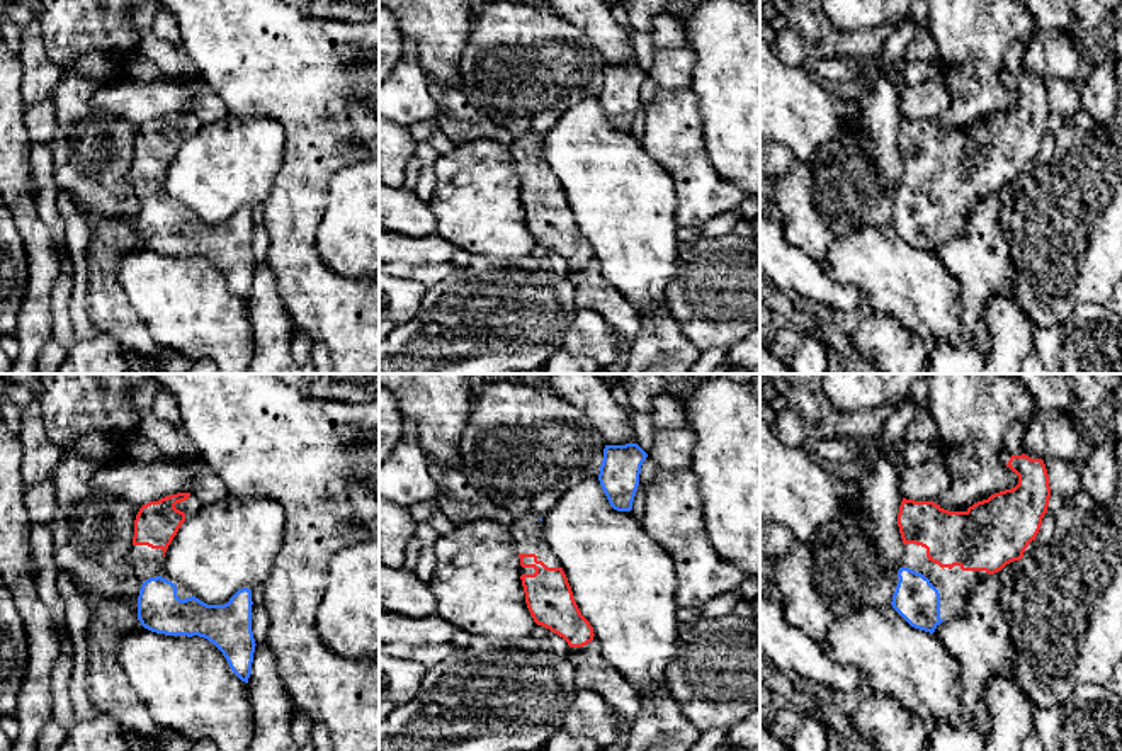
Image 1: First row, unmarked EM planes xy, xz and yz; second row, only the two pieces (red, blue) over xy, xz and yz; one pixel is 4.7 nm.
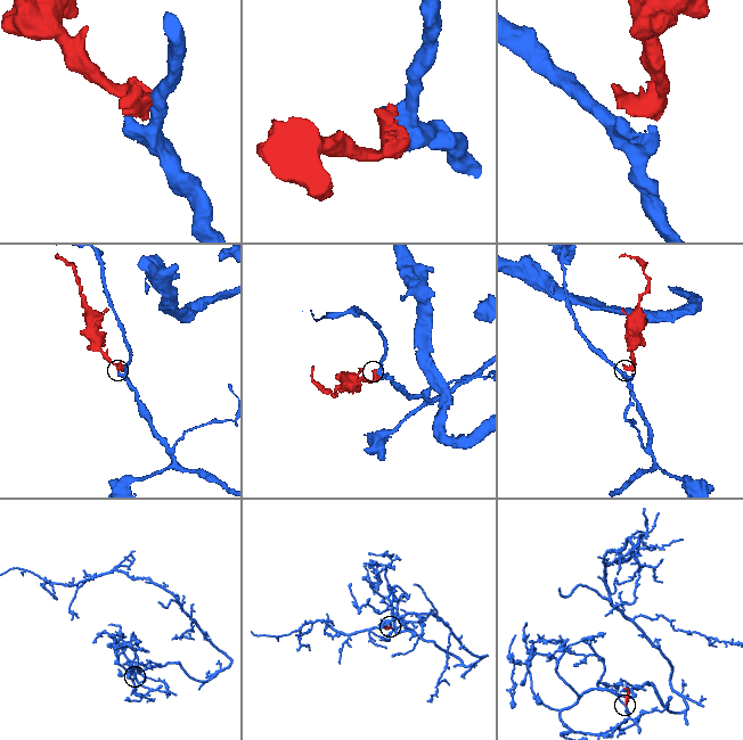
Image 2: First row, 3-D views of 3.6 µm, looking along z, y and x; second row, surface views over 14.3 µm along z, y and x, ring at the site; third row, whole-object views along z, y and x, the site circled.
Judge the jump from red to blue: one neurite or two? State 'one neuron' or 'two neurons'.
one neuron

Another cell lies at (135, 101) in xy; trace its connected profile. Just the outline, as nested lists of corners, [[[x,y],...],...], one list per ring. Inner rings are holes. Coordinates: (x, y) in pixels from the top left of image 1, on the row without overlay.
[[[187,75],[162,76],[158,80],[119,78],[104,85],[92,104],[134,126],[158,121],[177,112],[190,112],[192,99],[185,87]]]

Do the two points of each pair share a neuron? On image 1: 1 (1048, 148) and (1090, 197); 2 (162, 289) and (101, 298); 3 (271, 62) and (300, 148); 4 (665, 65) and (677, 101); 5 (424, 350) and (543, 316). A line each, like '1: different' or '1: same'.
1: different
2: different
3: same
4: different
5: same

